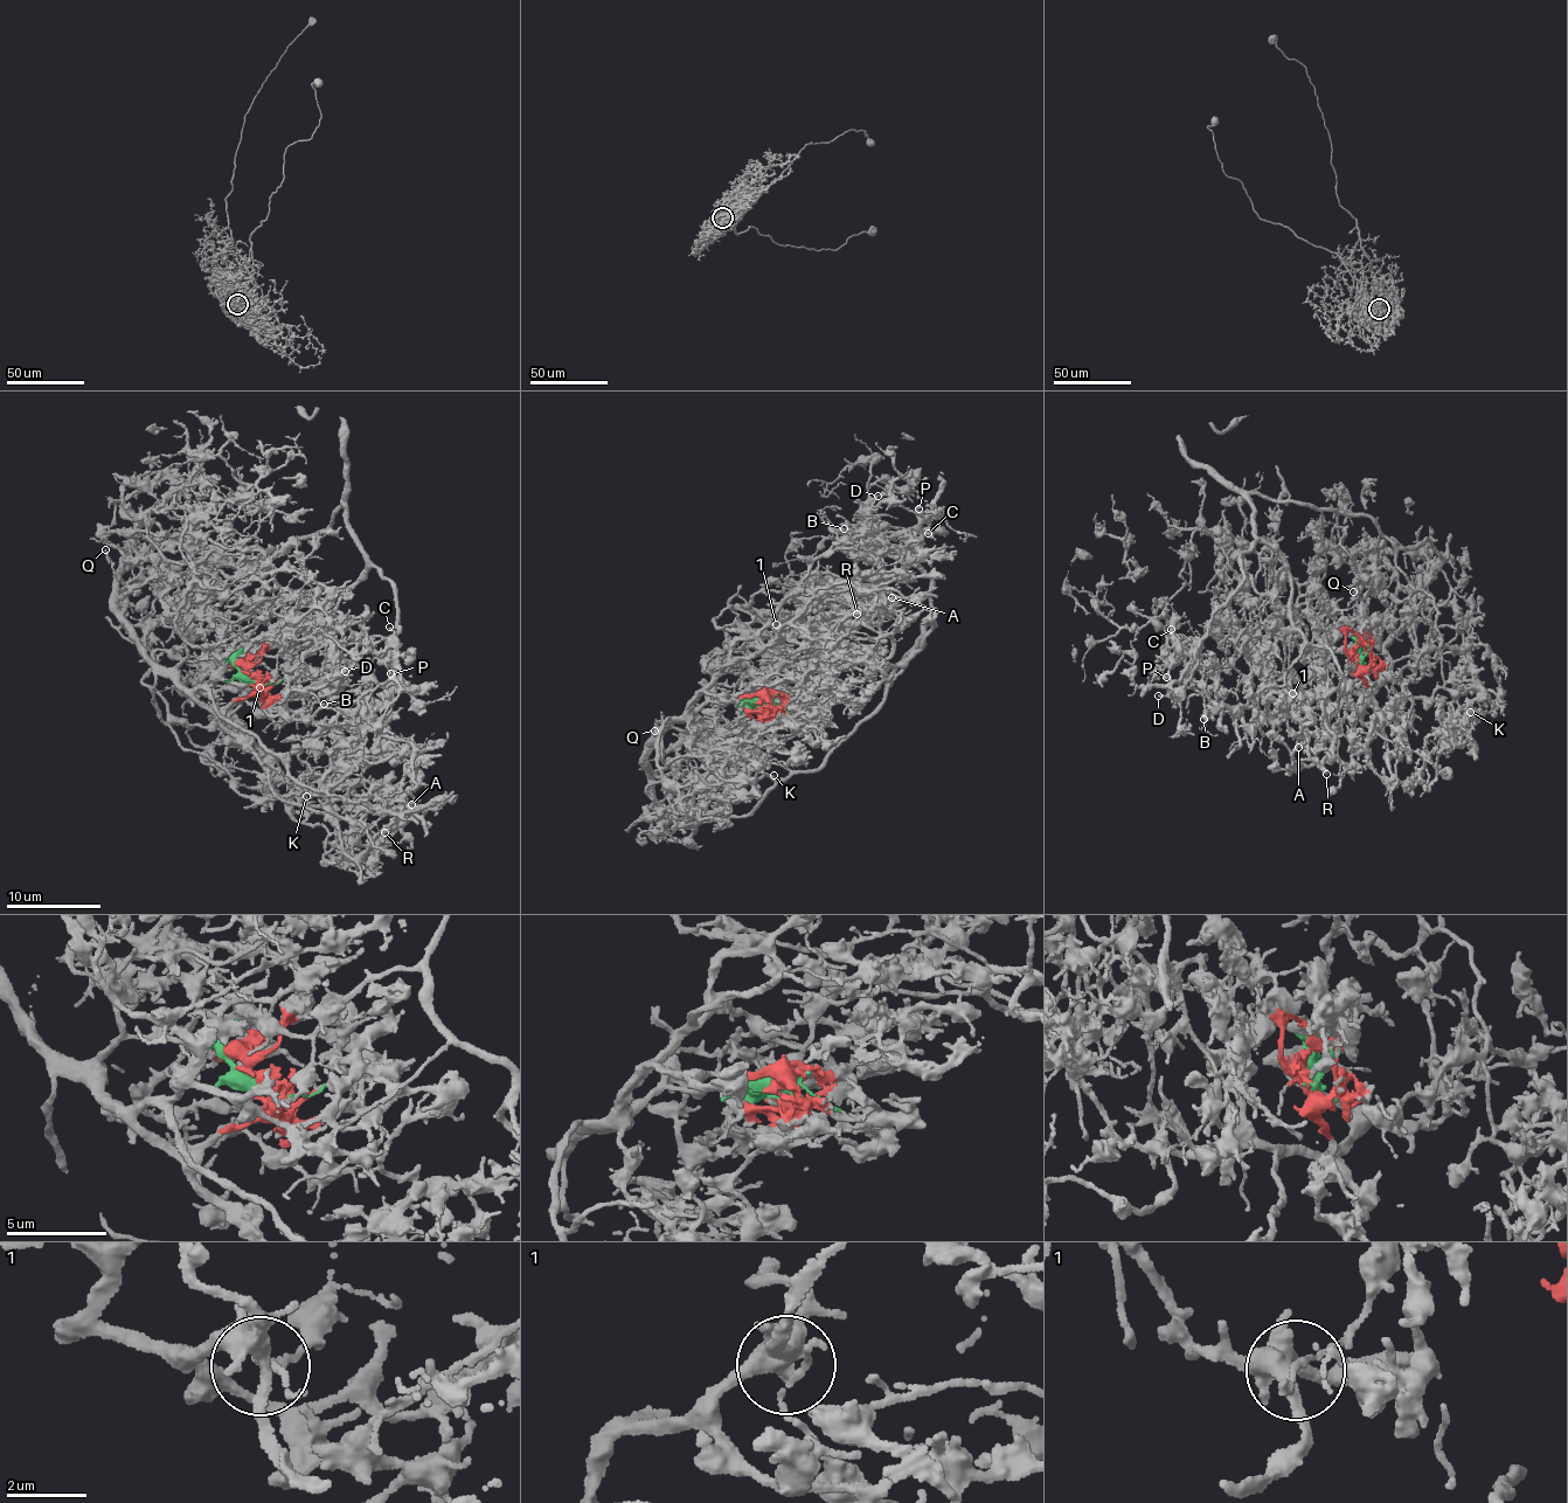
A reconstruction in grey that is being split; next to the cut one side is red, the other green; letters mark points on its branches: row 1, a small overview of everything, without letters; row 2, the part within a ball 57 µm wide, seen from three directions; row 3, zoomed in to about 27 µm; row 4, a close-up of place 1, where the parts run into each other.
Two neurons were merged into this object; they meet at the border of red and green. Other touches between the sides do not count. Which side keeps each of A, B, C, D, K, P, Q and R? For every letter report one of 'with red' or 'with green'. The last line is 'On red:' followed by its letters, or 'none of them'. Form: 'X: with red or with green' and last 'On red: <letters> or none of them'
A: with red
B: with green
C: with red
D: with red
K: with red
P: with green
Q: with red
R: with red
On red: A, C, D, K, Q, R

